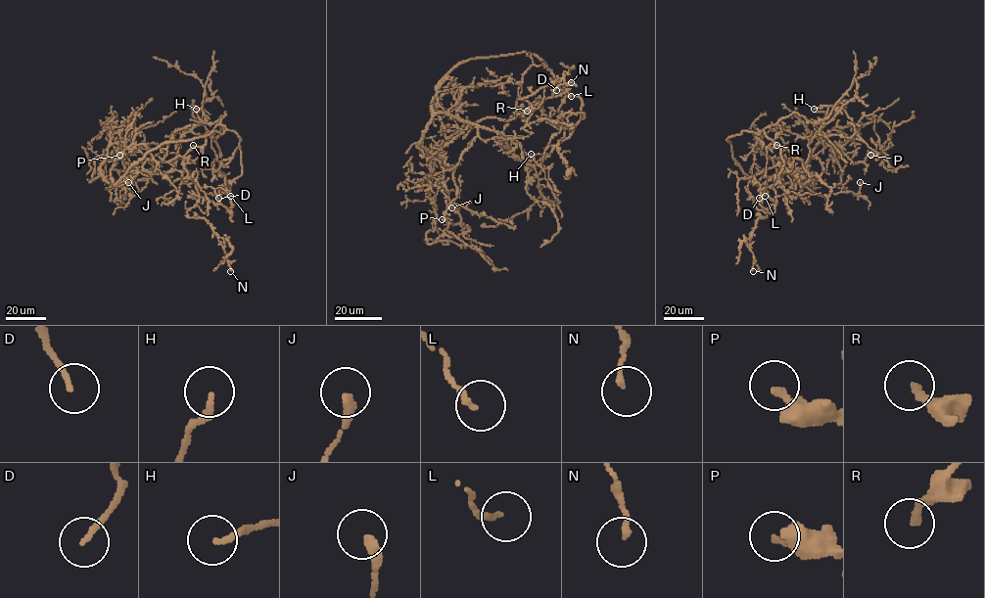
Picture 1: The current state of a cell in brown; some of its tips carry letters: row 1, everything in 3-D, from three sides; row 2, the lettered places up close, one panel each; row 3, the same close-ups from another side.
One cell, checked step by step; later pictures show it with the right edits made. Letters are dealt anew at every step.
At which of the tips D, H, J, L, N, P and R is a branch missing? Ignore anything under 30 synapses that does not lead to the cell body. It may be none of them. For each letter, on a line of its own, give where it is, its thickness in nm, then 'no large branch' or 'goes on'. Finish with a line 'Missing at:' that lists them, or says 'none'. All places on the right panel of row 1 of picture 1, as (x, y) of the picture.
D: at (759, 198); 140 nm thick; no large branch
H: at (814, 109); 180 nm thick; no large branch
J: at (860, 182); 300 nm thick; no large branch
L: at (765, 196); 140 nm thick; no large branch
N: at (753, 271); 150 nm thick; no large branch
P: at (870, 155); 300 nm thick; no large branch
R: at (776, 145); 220 nm thick; goes on
Missing at: R

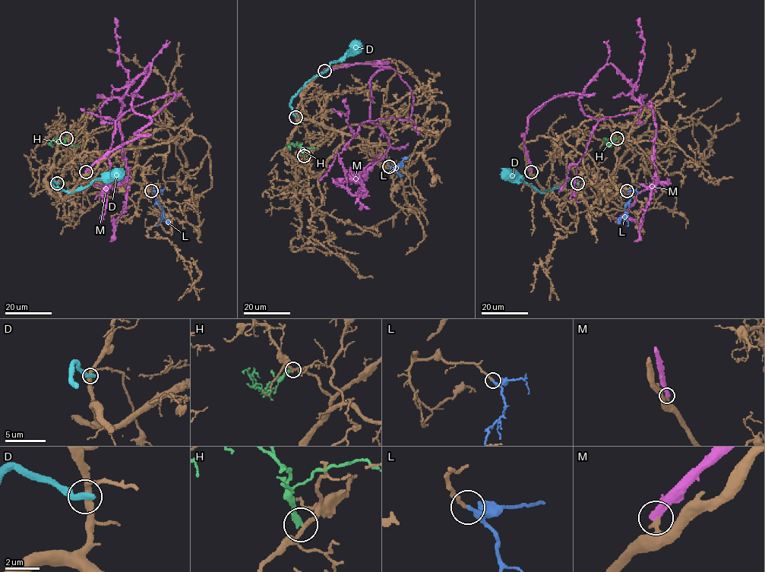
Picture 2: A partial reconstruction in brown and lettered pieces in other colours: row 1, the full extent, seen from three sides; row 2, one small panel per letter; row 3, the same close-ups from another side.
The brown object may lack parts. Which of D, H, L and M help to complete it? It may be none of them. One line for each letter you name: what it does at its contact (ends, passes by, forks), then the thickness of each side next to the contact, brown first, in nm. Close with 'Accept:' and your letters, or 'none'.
L: it ends | 170/280 nm
Accept: L

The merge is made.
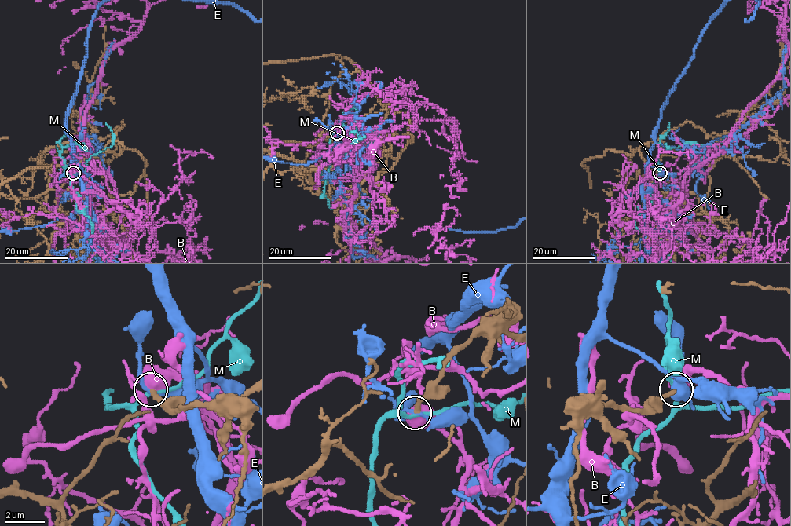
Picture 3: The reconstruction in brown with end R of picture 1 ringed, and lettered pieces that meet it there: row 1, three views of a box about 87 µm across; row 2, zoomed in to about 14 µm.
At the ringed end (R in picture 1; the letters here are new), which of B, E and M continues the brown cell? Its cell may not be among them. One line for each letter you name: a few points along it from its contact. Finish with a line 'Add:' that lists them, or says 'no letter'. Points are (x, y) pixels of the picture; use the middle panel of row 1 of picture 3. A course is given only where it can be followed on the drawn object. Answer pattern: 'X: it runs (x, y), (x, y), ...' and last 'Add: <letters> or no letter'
Add: no letter

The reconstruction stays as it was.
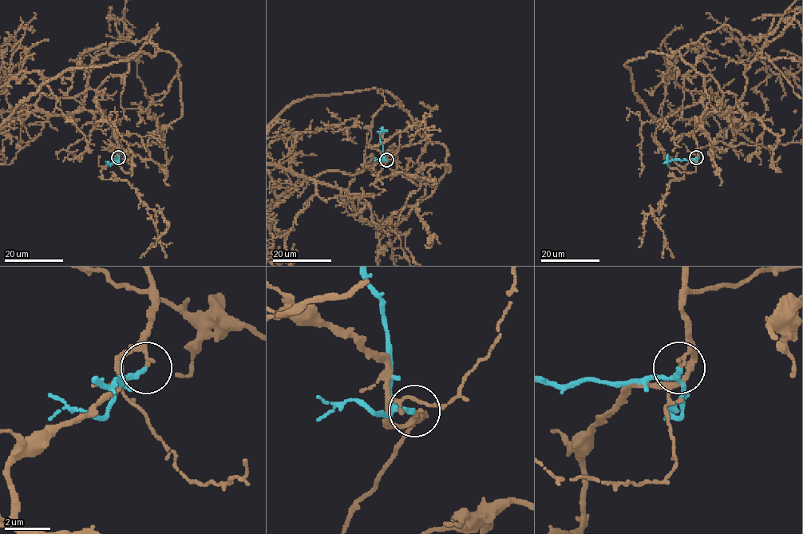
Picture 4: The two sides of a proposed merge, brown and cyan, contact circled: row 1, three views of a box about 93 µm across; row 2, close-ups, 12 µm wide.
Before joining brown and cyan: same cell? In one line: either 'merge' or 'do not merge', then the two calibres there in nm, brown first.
do not merge; calibres 150 and 150 nm

